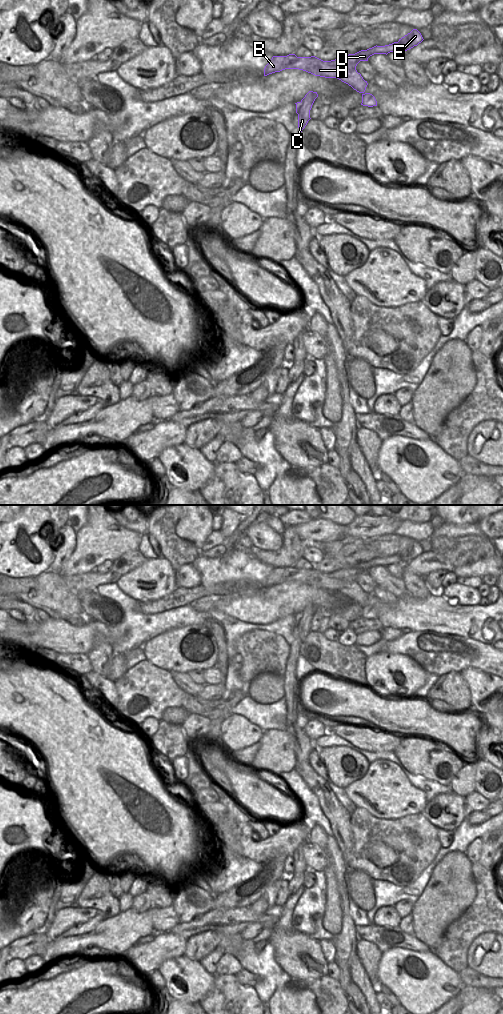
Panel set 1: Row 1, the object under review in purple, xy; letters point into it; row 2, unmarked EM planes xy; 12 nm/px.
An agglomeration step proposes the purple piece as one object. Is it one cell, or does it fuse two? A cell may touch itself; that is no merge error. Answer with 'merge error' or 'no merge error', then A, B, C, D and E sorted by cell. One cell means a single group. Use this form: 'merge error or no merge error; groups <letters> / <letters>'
merge error; groups A B D E / C

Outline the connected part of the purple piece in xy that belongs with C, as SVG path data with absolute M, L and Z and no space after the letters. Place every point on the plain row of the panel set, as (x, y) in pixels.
M318 606L313 609L309 609L308 611L303 610L300 614L295 615L296 625L298 626L298 640L300 642L300 646L307 637L308 633L311 631L310 622L317 609Z

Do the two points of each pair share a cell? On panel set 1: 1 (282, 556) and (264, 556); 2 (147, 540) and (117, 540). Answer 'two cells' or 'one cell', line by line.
1: one cell
2: two cells

